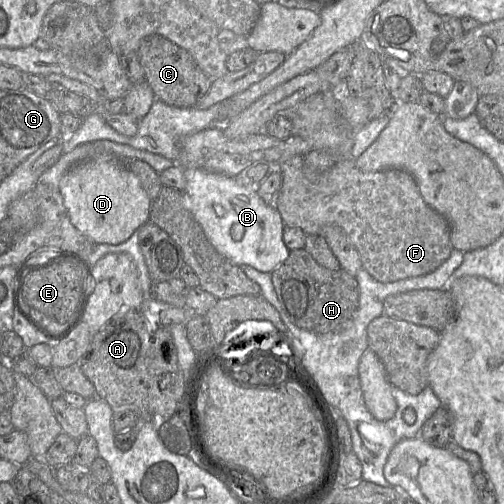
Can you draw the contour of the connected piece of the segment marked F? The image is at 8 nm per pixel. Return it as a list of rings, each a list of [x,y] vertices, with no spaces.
[[[301,155],[290,156],[274,165],[282,173],[282,186],[277,193],[275,208],[285,226],[299,227],[306,235],[320,234],[322,228],[328,225],[340,227],[357,249],[363,268],[378,282],[395,282],[437,269],[454,249],[448,221],[425,202],[416,180],[407,171],[386,169],[363,172],[355,166],[355,161],[341,160],[318,179],[310,179],[306,175],[304,156]]]

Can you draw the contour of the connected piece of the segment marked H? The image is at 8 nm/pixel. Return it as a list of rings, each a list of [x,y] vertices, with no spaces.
[[[290,250],[288,258],[272,273],[271,280],[281,309],[289,322],[315,334],[338,333],[351,325],[359,305],[359,286],[355,277],[343,269],[329,270],[318,264],[305,250]]]

